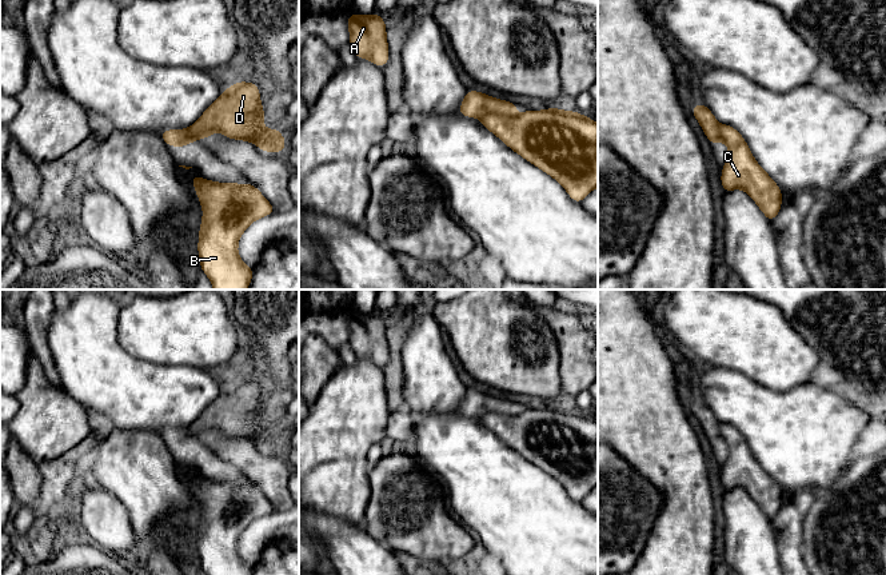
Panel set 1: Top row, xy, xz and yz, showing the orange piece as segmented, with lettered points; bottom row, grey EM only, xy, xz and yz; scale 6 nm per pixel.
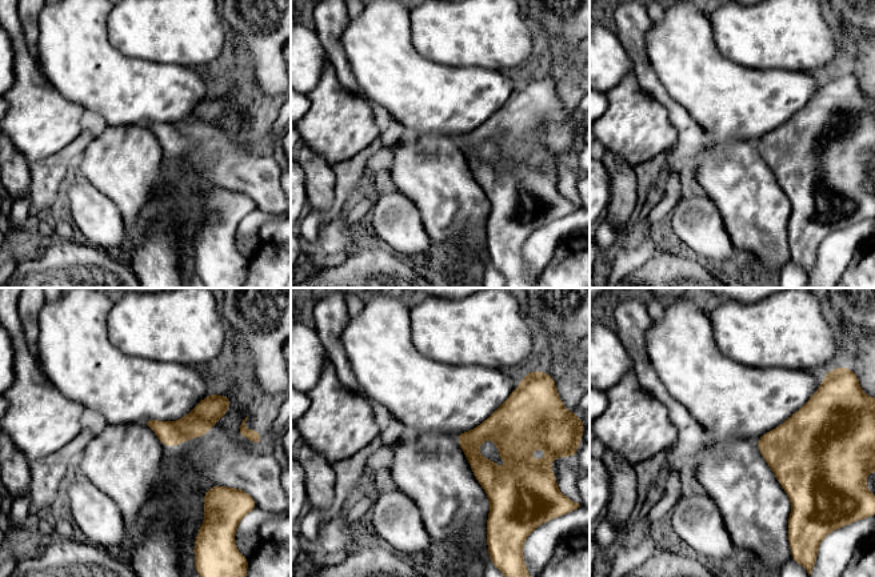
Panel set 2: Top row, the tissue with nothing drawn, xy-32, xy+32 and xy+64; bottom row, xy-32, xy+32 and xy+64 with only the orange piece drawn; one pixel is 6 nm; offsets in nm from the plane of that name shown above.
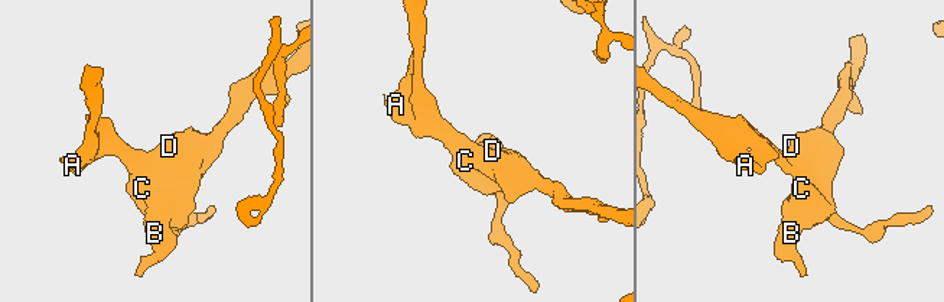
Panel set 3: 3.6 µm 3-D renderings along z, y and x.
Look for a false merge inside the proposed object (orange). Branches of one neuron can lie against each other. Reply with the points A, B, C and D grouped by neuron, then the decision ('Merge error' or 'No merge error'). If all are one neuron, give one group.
Groups: A / B C D. Merge error

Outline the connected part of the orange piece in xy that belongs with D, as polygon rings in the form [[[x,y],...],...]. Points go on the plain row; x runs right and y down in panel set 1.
[[[238,379],[201,412],[188,432],[217,428],[227,438],[254,442],[264,451],[283,452],[287,438],[280,427],[263,426],[266,415],[258,383]]]

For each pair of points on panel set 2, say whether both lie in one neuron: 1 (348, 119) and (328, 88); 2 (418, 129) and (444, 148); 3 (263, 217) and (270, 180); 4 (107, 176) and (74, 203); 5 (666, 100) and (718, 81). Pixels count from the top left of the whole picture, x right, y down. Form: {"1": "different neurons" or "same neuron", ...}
{"1": "same neuron", "2": "different neurons", "3": "different neurons", "4": "different neurons", "5": "different neurons"}

